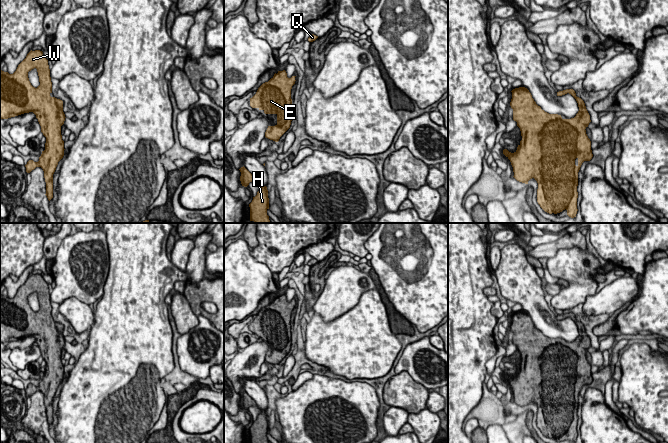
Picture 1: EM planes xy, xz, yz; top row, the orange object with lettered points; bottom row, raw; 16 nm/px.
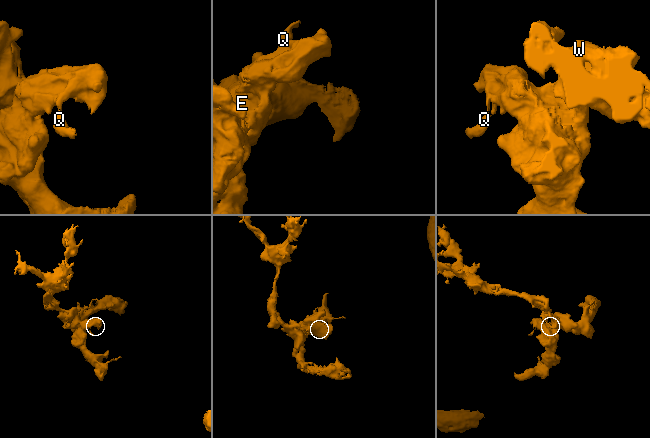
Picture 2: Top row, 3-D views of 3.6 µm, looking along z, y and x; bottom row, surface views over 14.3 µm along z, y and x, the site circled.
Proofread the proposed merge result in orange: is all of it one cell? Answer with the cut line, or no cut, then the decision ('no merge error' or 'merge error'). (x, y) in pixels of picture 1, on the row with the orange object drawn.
no cut; no merge error

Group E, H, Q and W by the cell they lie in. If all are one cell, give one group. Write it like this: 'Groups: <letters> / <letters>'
Groups: E H Q W

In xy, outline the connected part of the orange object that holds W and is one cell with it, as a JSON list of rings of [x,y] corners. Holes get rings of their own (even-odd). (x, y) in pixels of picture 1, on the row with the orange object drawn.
[[[31,50],[13,74],[0,70],[0,119],[8,119],[24,113],[33,112],[41,126],[41,132],[46,137],[45,150],[42,151],[39,161],[34,162],[33,160],[29,160],[25,167],[27,173],[30,173],[36,167],[43,169],[46,182],[45,195],[49,201],[53,198],[53,174],[58,162],[64,156],[65,149],[61,135],[61,126],[64,124],[66,118],[63,112],[63,101],[51,97],[51,93],[52,82],[48,60],[40,50]],[[34,68],[37,69],[40,82],[37,88],[31,85],[28,78],[28,72]]]

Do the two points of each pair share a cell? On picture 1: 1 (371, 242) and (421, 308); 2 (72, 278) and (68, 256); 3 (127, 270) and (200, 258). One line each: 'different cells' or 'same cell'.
1: same cell
2: same cell
3: different cells

